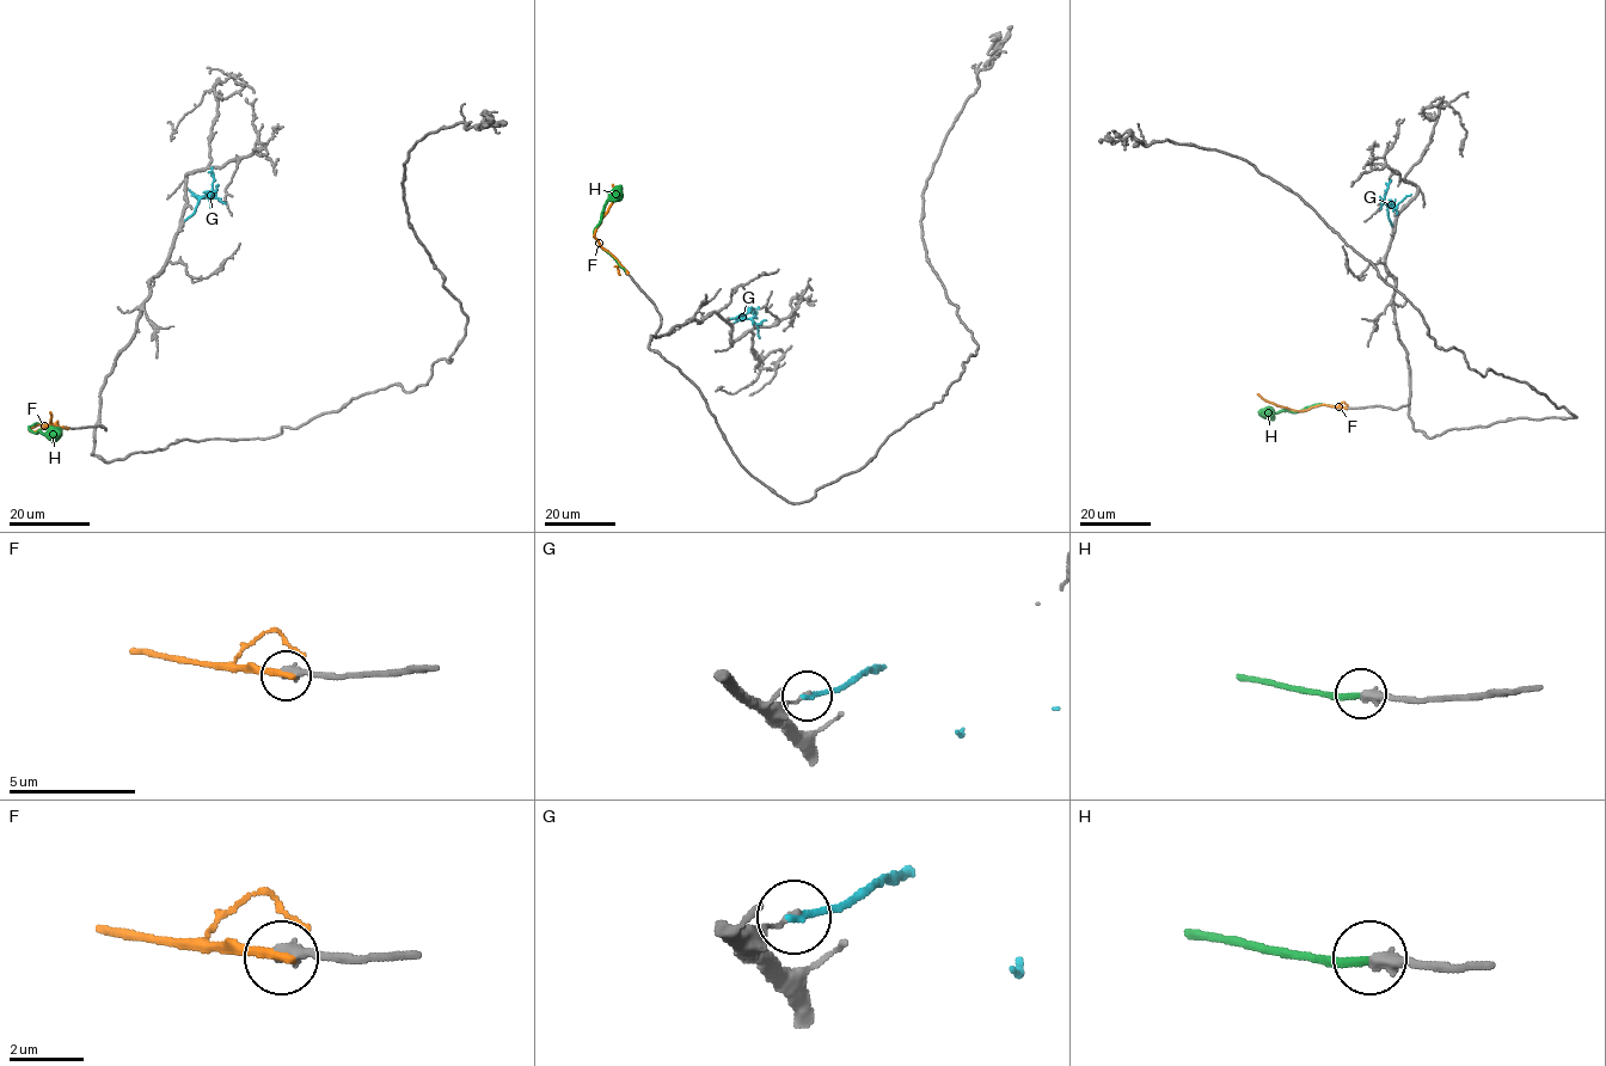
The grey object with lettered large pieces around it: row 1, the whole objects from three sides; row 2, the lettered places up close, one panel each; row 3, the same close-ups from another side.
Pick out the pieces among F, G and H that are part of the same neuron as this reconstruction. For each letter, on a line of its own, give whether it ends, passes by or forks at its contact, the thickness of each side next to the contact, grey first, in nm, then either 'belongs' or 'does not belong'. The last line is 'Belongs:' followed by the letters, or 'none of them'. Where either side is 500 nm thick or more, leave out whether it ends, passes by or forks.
F: it ends | 420/260 nm | does not belong
G: it ends | 120/200 nm | does not belong
H: it ends | 400/240 nm | belongs
Belongs: H

